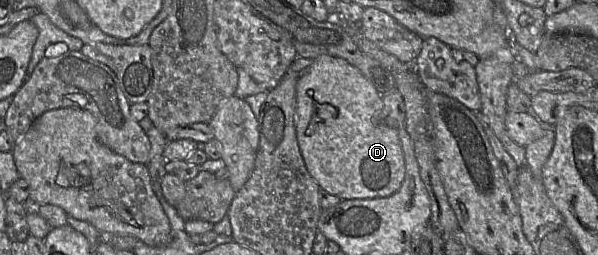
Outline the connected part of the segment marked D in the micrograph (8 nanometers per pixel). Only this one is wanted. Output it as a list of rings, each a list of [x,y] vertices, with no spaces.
[[[321,55],[296,83],[295,127],[305,166],[321,189],[341,199],[387,197],[401,186],[405,160],[398,131],[381,121],[382,95],[346,60]]]

